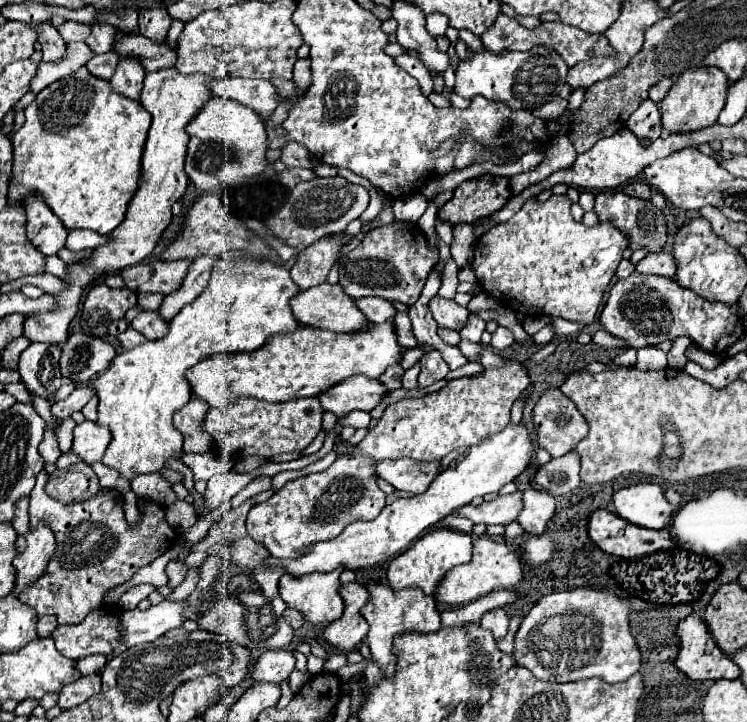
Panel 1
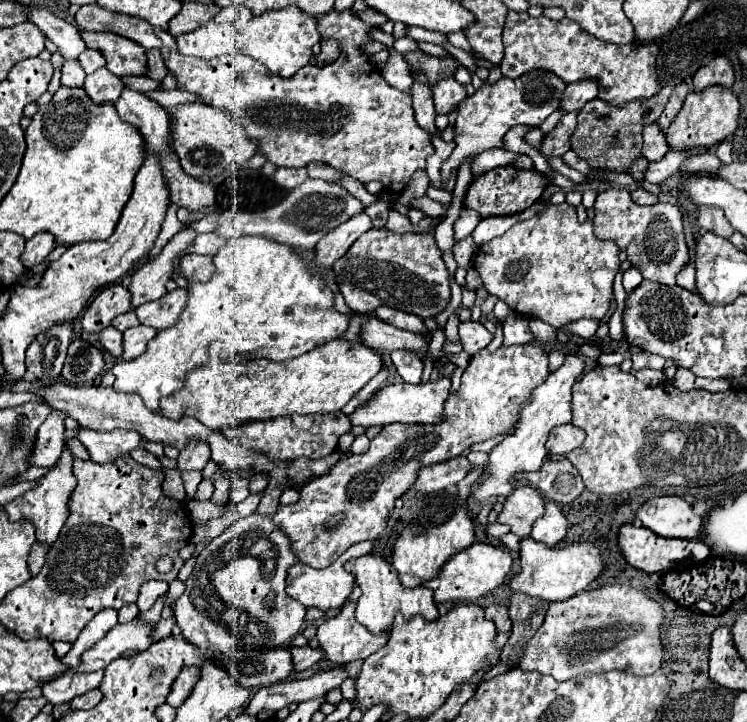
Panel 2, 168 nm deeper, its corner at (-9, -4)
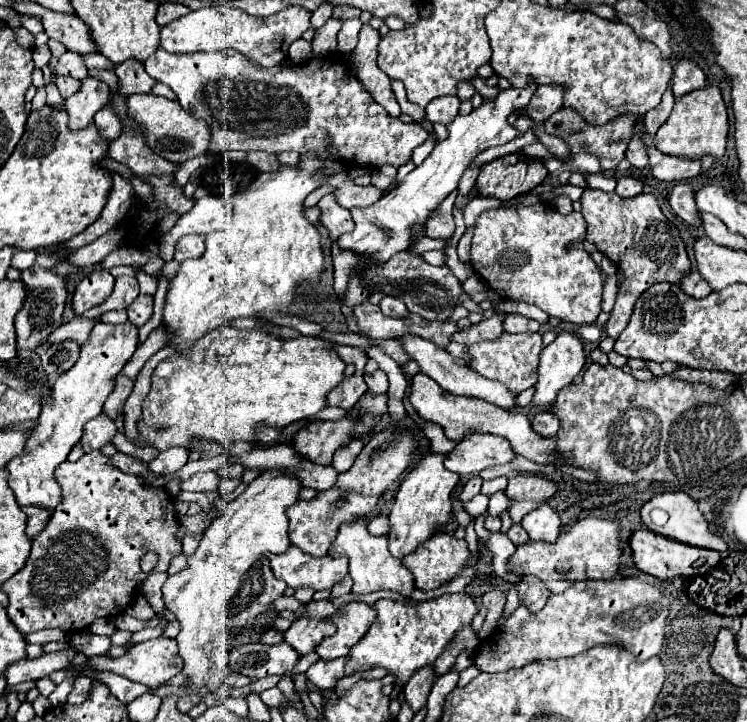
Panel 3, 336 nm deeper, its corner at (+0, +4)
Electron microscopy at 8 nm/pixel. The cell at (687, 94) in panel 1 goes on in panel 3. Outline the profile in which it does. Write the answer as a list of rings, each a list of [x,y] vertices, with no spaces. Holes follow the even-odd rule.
[[[707,86],[675,100],[673,112],[667,118],[667,122],[657,130],[653,144],[657,146],[657,150],[673,156],[703,158],[705,154],[711,154],[715,156],[715,160],[719,160],[725,152],[727,130],[727,106],[723,102],[721,90],[717,86]]]

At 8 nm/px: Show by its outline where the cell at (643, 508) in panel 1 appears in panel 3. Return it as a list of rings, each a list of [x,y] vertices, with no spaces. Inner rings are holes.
[[[663,492],[663,494],[655,494],[649,502],[645,502],[645,504],[641,506],[641,520],[643,520],[643,524],[645,524],[651,532],[661,534],[661,536],[667,536],[667,538],[673,538],[673,540],[683,542],[683,544],[691,544],[691,546],[699,546],[699,548],[709,548],[709,550],[719,550],[719,552],[723,552],[723,550],[729,548],[719,534],[715,534],[713,530],[709,530],[709,522],[707,522],[705,516],[699,512],[695,500],[691,500],[691,498],[689,498],[687,494],[683,494],[683,492]],[[653,510],[663,510],[663,512],[667,512],[669,520],[667,520],[663,526],[655,524],[655,522],[651,520],[651,512],[653,512]]]

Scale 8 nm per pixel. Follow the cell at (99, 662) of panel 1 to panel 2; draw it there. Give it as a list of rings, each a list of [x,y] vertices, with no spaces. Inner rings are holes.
[[[106,608],[102,612],[98,612],[88,624],[86,628],[80,632],[80,636],[72,643],[72,648],[66,656],[60,658],[62,664],[66,666],[78,666],[80,664],[80,654],[92,648],[96,642],[104,638],[104,636],[118,624],[118,612],[112,608]]]

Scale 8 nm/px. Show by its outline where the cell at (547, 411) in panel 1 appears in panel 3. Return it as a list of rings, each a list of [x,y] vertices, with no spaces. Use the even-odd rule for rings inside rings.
[[[551,412],[535,414],[533,430],[543,438],[555,438],[557,432],[559,432],[559,418],[555,414],[551,414]]]

